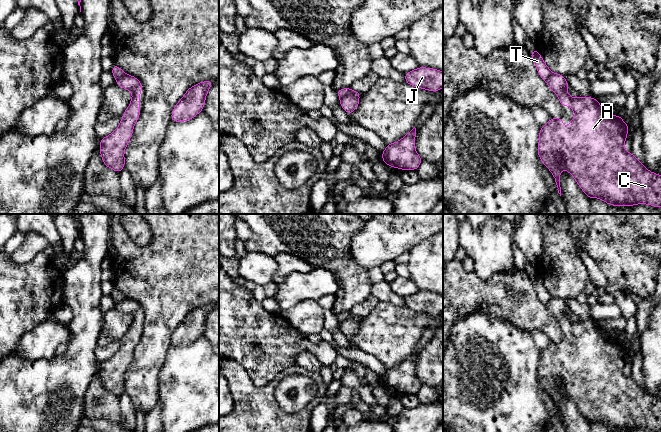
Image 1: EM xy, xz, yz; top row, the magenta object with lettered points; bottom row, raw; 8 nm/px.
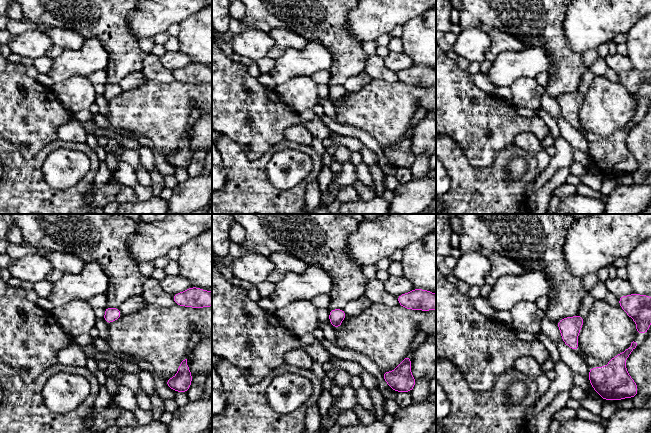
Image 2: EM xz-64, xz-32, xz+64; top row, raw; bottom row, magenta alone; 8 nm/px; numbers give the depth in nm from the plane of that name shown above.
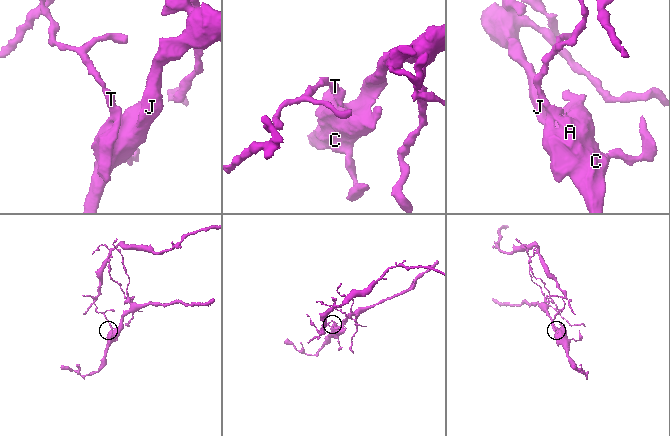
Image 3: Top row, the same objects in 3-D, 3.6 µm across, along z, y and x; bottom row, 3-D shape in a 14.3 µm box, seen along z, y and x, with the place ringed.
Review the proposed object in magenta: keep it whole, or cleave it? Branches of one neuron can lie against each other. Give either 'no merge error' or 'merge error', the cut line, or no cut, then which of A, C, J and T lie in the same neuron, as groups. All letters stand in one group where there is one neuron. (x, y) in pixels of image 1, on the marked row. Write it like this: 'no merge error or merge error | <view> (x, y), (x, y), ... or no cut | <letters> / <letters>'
merge error | xz (352, 90), (340, 98) | A C J / T

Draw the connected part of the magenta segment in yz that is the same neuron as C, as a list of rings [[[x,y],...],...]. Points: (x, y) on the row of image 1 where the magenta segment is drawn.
[[[552,73],[546,80],[549,88],[557,95],[562,107],[570,106],[575,117],[570,121],[567,128],[563,128],[563,117],[552,118],[549,122],[540,127],[537,154],[541,162],[552,173],[558,193],[561,196],[560,174],[561,169],[565,169],[575,179],[581,190],[589,199],[598,198],[611,206],[634,206],[638,204],[647,204],[661,208],[661,175],[653,173],[645,168],[632,152],[624,150],[624,143],[628,137],[628,128],[621,115],[615,116],[606,111],[594,97],[575,97],[572,98],[567,93],[570,87],[564,75]]]

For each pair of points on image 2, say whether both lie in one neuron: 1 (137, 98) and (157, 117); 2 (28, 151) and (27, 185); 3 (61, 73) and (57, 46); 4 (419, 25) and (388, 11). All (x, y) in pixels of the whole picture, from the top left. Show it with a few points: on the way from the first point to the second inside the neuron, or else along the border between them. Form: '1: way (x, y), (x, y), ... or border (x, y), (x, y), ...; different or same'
1: way (142, 103), (152, 112); same
2: border (11, 143), (27, 159), (32, 159), (47, 145); different
3: border (80, 47), (78, 49), (65, 49), (53, 59); different
4: border (425, 10), (402, 25); different

